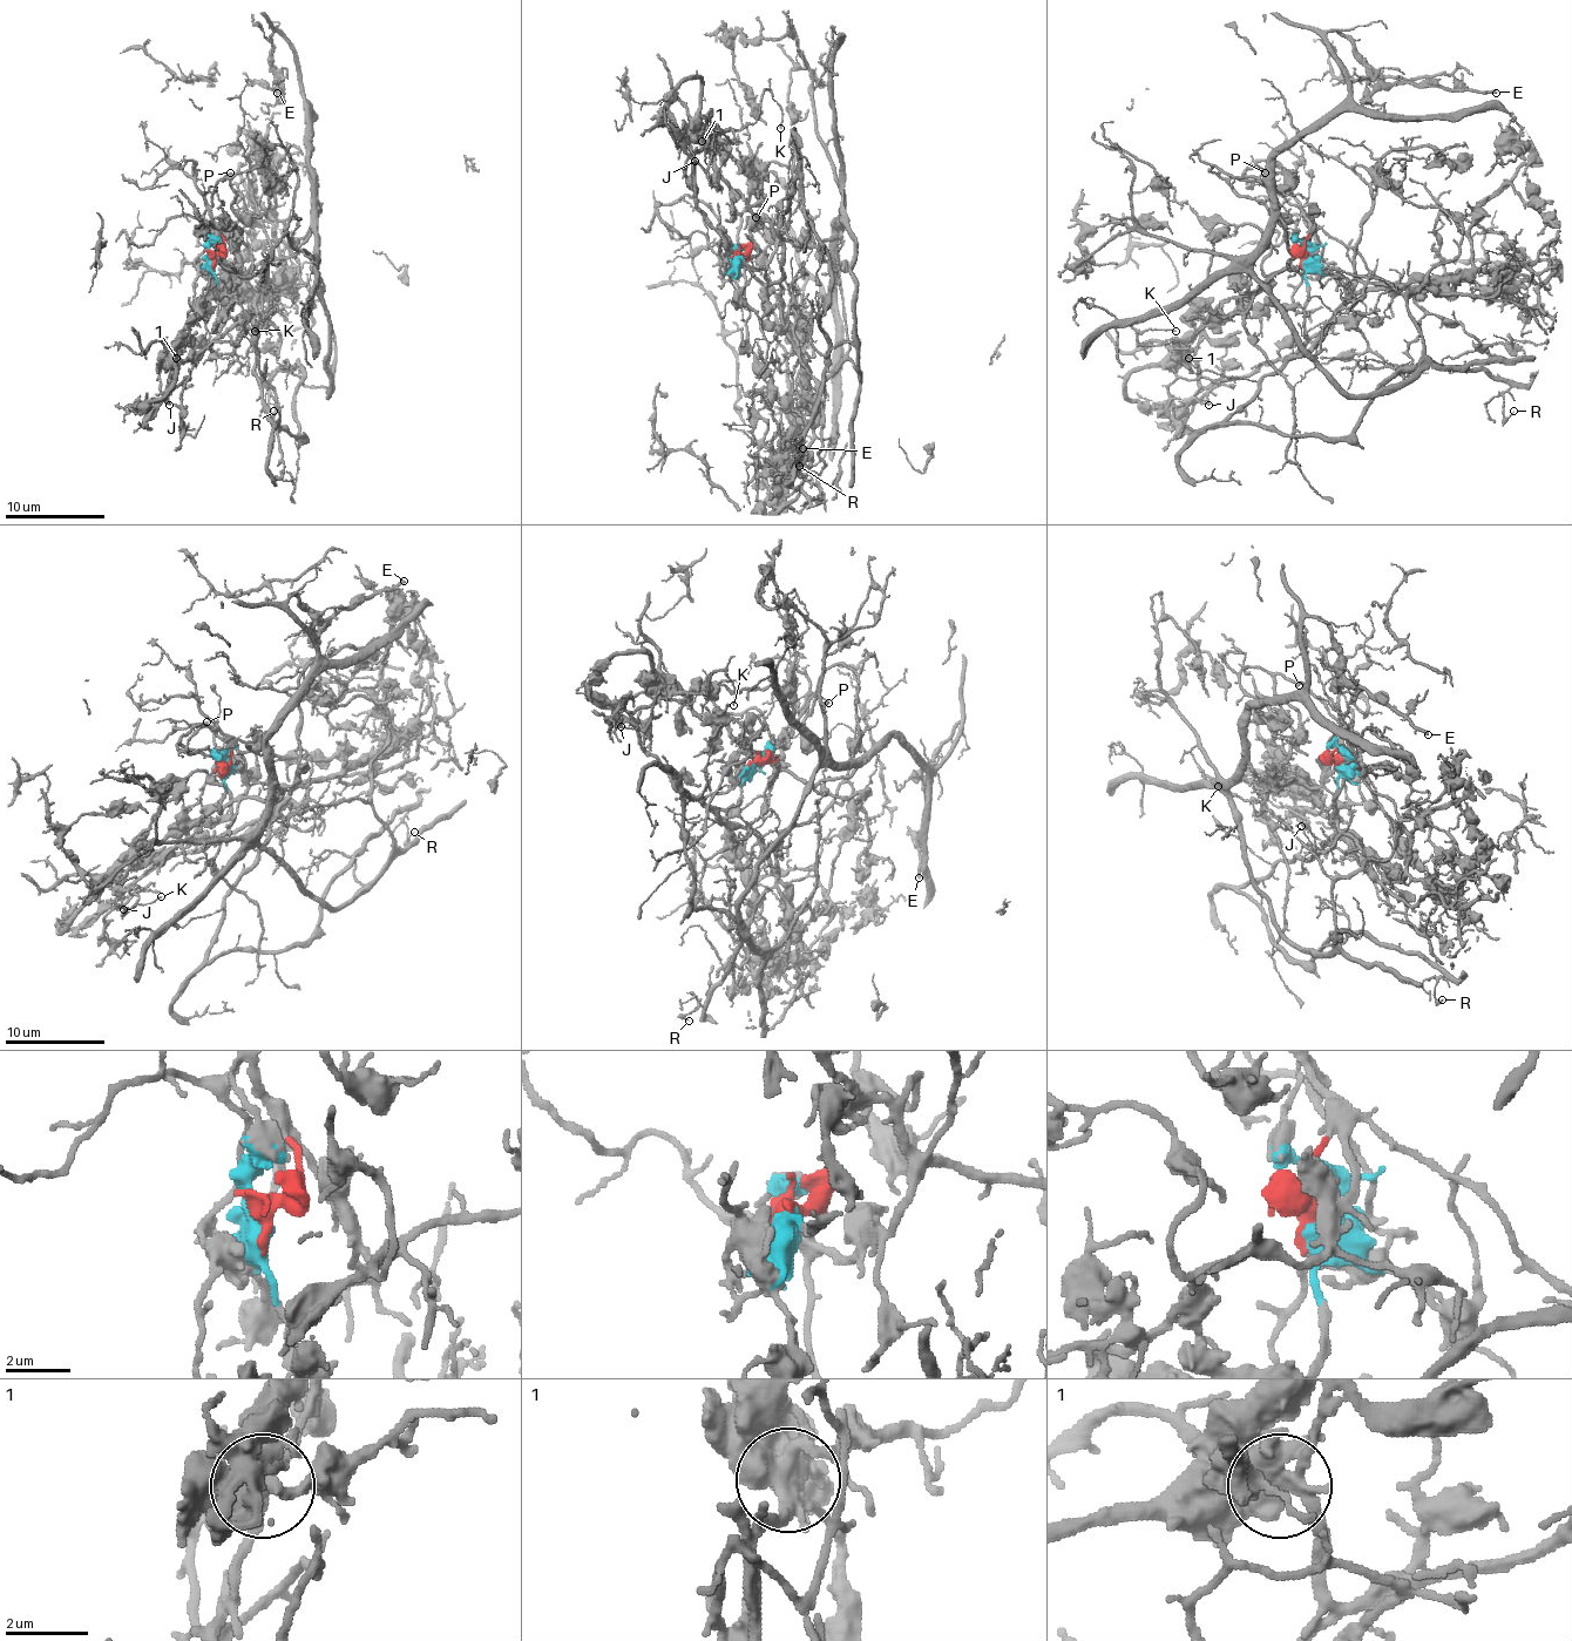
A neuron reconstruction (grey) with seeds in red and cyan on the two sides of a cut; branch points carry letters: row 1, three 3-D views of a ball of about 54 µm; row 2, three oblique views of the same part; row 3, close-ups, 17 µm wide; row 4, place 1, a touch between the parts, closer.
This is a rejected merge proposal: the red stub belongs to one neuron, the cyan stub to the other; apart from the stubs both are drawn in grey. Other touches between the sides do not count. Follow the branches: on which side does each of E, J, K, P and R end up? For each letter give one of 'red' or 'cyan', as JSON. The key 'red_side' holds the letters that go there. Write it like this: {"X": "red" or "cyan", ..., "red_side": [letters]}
{"E": "red", "J": "cyan", "K": "cyan", "P": "red", "R": "cyan", "red_side": ["E", "P"]}

